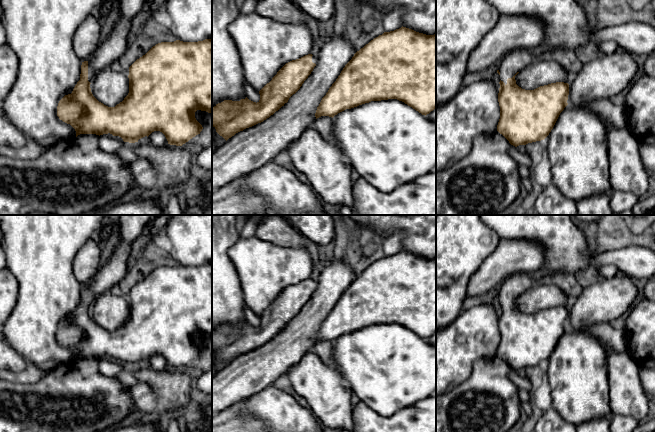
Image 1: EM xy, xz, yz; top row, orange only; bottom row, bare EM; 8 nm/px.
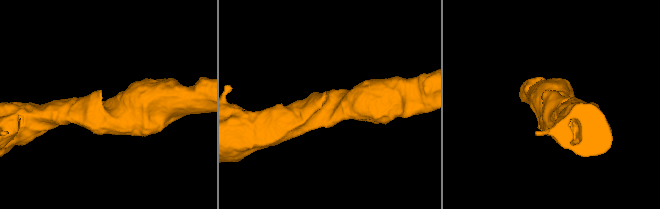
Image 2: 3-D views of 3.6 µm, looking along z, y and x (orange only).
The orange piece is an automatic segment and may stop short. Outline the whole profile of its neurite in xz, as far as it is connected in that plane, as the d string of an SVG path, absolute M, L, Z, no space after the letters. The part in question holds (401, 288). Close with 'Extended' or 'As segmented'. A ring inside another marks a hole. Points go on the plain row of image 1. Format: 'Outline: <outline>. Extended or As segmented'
Outline: M401 251L384 256L357 275L345 289L336 305L329 312L317 331L315 341L334 341L338 337L369 327L397 323L412 331L422 339L427 339L436 332L436 258L426 259L412 253Z. As segmented

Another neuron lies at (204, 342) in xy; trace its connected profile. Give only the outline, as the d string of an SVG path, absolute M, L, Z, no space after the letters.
M197 334L195 336L195 342L202 349L203 353L208 353L212 356L212 337Z

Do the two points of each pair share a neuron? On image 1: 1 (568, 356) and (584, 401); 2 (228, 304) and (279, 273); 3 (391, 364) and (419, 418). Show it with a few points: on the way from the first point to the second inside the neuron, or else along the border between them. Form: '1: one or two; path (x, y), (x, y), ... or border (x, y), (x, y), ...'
1: one; path (577, 367), (580, 390)
2: two; border (237, 272), (243, 300), (246, 305)
3: two; border (425, 397), (400, 408), (391, 415)

